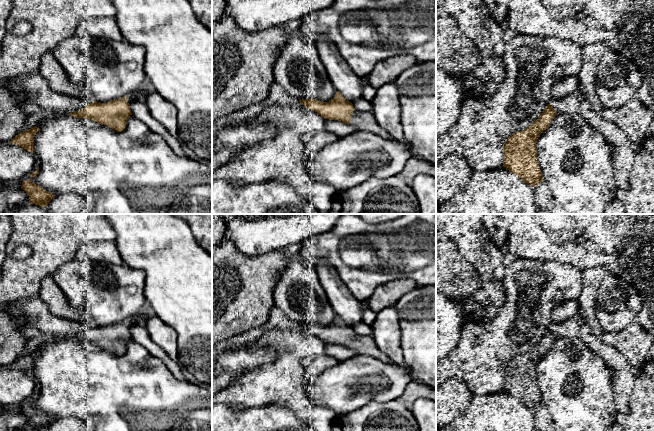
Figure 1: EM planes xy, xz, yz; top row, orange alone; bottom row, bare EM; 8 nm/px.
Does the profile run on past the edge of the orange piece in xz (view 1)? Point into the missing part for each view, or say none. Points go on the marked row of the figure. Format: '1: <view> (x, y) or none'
1: xz (363, 121)

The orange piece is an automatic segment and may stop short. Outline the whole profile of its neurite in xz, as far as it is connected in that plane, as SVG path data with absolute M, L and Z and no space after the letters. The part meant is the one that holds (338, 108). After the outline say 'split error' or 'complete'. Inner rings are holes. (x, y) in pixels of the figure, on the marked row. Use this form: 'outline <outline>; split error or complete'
outline M339 91L329 102L321 102L312 98L302 99L299 102L306 108L317 112L324 119L343 121L358 131L367 131L385 138L392 138L377 122L372 112L356 110L353 104L347 101Z; split error

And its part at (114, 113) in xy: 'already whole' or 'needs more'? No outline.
needs more

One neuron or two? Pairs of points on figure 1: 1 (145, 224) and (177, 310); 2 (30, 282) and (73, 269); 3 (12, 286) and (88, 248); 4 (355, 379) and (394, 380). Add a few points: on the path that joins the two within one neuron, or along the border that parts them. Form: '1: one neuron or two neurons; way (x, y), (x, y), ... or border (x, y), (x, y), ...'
1: one neuron; way (159, 245), (170, 256), (177, 268), (177, 289)
2: two neurons; border (71, 261), (61, 264), (51, 274)
3: two neurons; border (83, 241), (79, 245), (74, 257)
4: one neuron; way (365, 379), (384, 380)

